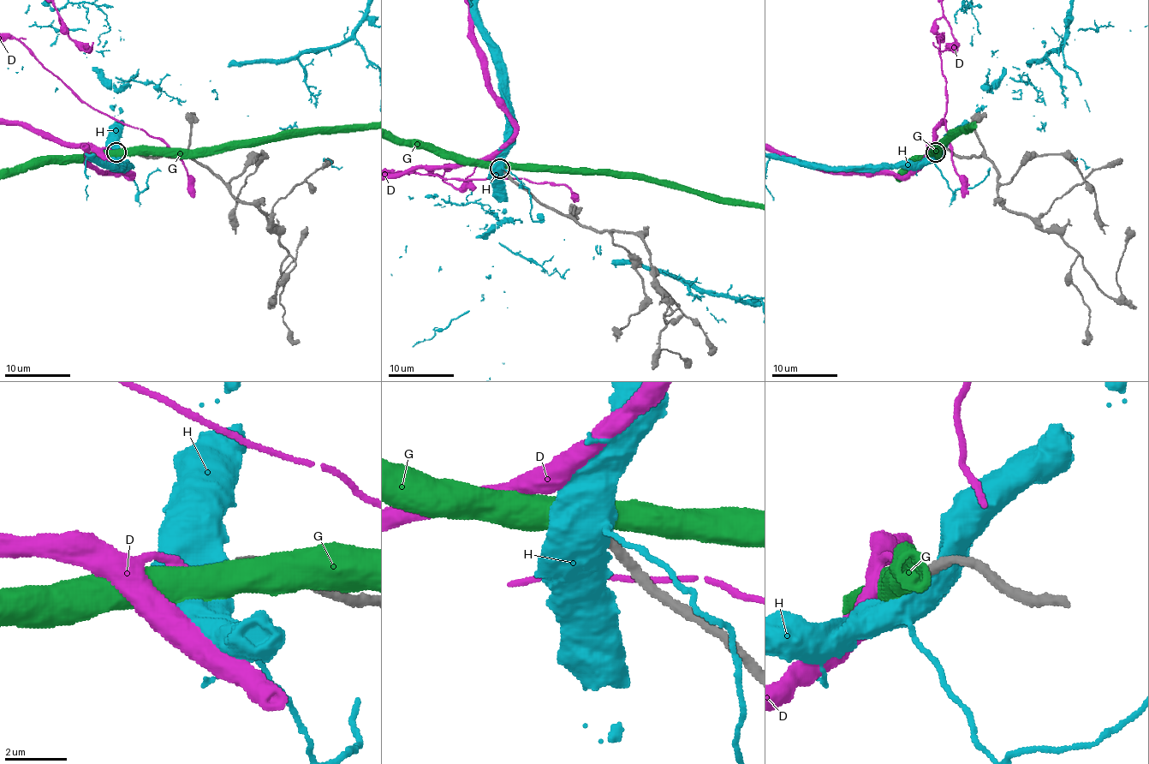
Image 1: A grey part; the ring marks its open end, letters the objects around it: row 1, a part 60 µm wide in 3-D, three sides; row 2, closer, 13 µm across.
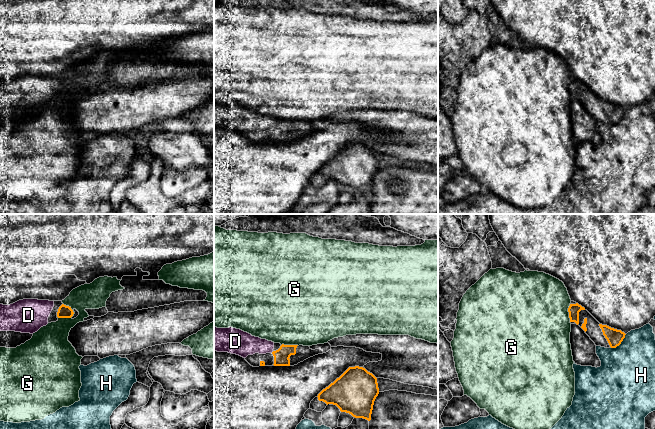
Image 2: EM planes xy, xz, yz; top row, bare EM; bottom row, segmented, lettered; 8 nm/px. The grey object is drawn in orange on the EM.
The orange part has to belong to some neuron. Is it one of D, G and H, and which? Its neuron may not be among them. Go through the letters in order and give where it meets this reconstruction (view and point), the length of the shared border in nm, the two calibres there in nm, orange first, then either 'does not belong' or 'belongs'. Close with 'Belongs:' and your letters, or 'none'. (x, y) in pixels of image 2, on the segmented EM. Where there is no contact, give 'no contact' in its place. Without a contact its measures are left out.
D: no contact; belongs
G: contact xy (66, 317); length 150 nm; calibres 100 and 300 nm; does not belong
H: contact yz (619, 344); length 170 nm; calibres 130 and 440 nm; does not belong
Belongs: D

